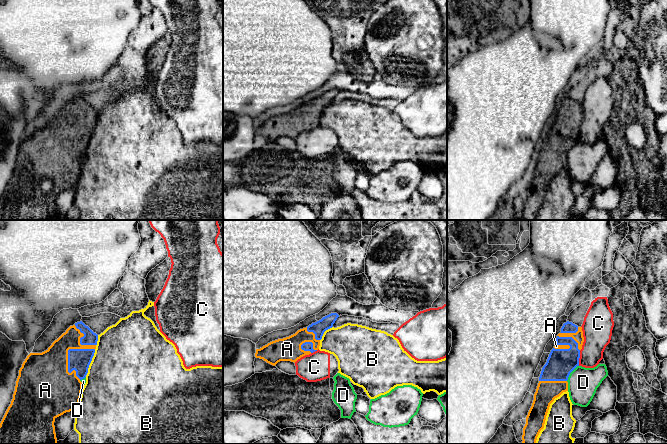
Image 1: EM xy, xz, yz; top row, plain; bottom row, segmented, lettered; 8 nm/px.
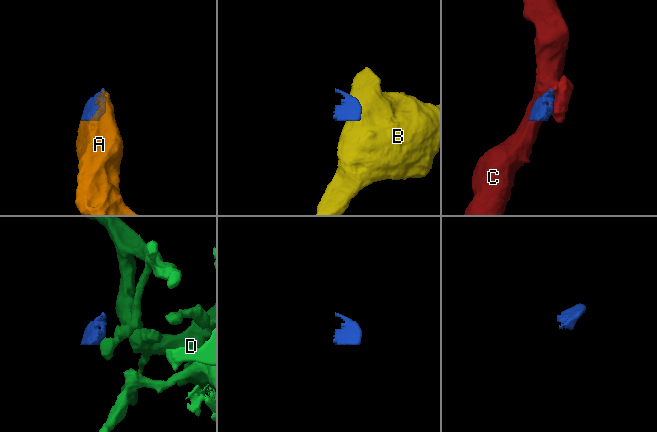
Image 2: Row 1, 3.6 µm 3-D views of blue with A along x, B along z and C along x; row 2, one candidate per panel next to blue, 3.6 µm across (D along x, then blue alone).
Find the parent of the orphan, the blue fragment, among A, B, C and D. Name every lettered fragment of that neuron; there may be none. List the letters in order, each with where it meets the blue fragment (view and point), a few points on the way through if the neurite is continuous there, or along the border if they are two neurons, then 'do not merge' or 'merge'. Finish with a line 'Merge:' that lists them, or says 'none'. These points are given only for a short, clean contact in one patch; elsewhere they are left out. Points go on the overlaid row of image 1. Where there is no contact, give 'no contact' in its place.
A: contact xy (70, 349); merge
B: contact xy (90, 362); do not merge
C: contact yz (578, 358); border yz (580, 350), (578, 365); do not merge
D: contact yz (570, 372); border yz (578, 365), (566, 380); do not merge
Merge: A

